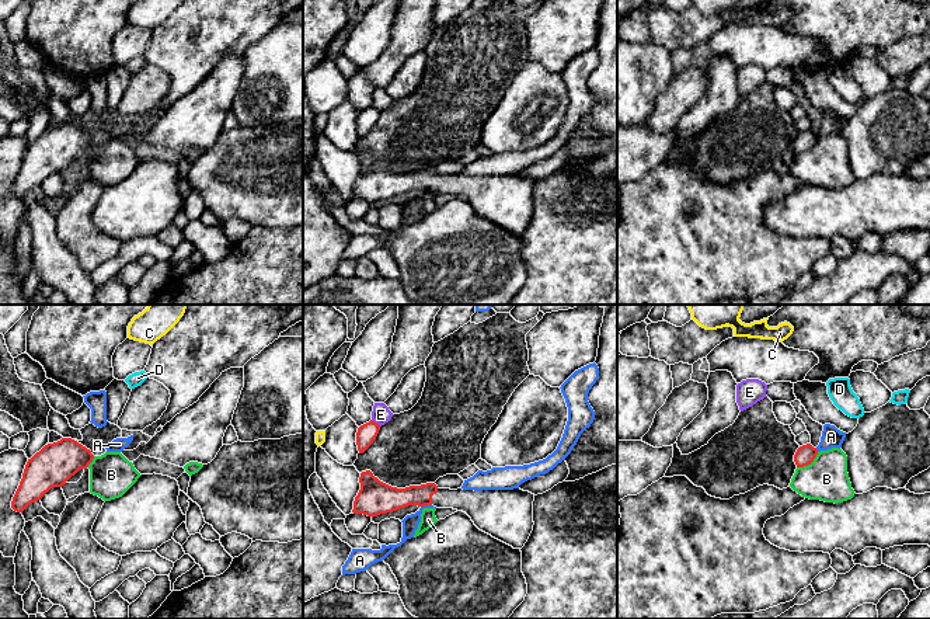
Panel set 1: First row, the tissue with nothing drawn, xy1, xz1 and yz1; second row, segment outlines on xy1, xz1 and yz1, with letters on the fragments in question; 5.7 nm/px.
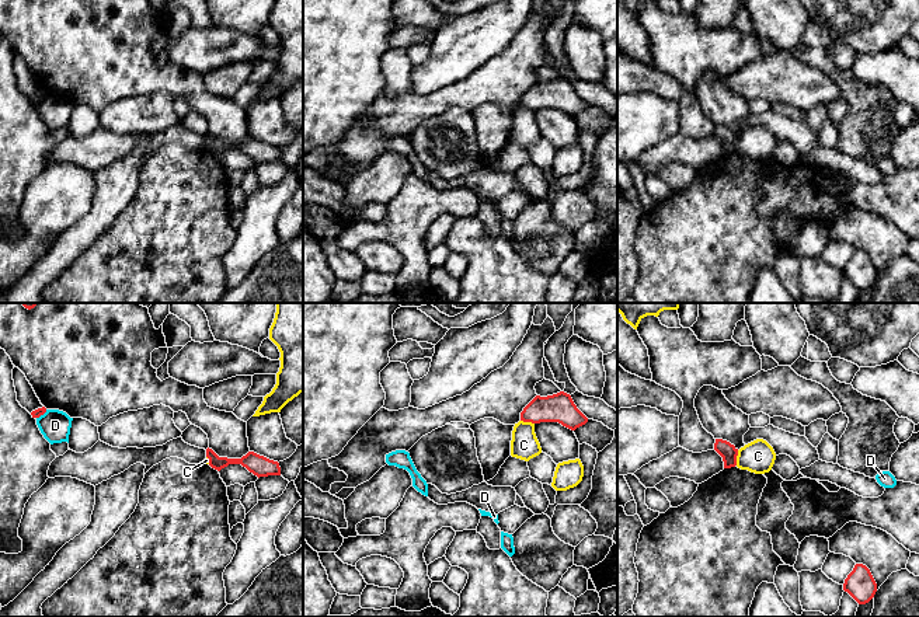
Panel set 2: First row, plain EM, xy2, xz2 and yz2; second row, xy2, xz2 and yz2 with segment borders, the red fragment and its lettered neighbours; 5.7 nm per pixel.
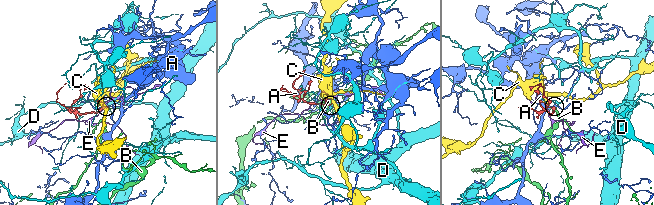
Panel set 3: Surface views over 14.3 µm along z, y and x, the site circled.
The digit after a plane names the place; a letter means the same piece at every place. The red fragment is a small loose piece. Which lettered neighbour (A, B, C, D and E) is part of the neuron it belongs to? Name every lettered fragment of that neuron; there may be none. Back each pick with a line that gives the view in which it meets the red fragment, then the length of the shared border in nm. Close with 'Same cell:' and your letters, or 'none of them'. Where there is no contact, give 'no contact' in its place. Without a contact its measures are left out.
Same cell: none of them

